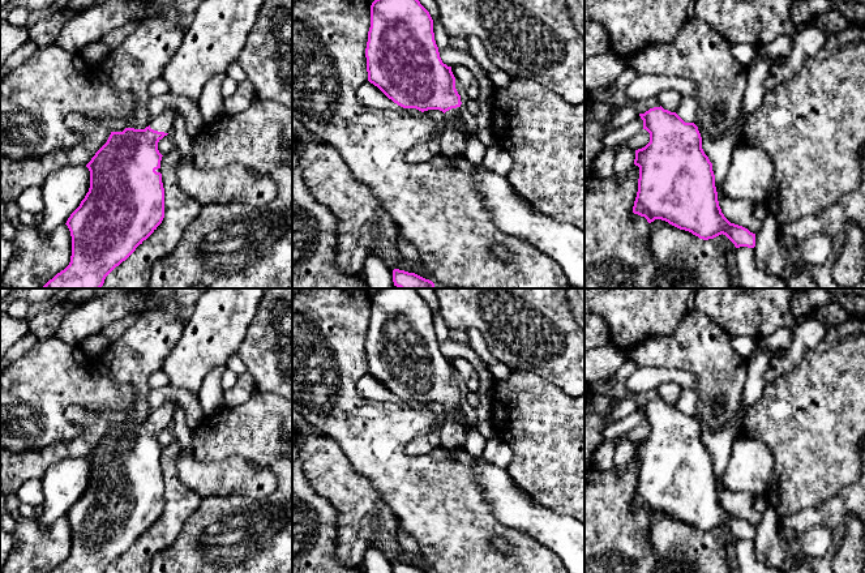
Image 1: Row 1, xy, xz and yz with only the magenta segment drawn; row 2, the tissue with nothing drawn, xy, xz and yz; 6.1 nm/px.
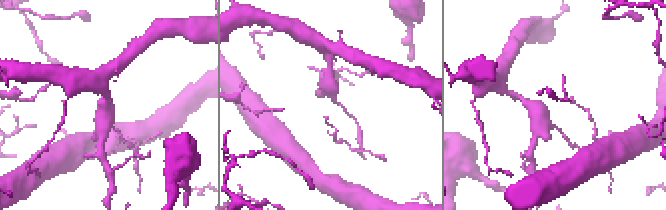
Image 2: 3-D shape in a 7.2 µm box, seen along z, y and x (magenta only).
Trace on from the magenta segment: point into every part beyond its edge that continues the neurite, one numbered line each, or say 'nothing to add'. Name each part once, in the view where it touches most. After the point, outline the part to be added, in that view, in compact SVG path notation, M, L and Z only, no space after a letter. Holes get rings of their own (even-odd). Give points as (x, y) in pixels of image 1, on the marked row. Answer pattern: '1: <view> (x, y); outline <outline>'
1: xy (163, 122); outline M164 110L150 121L151 129L164 133L170 133L172 125L174 125L174 114L170 110Z

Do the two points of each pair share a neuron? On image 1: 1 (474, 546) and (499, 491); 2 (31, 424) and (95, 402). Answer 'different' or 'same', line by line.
1: different
2: same

